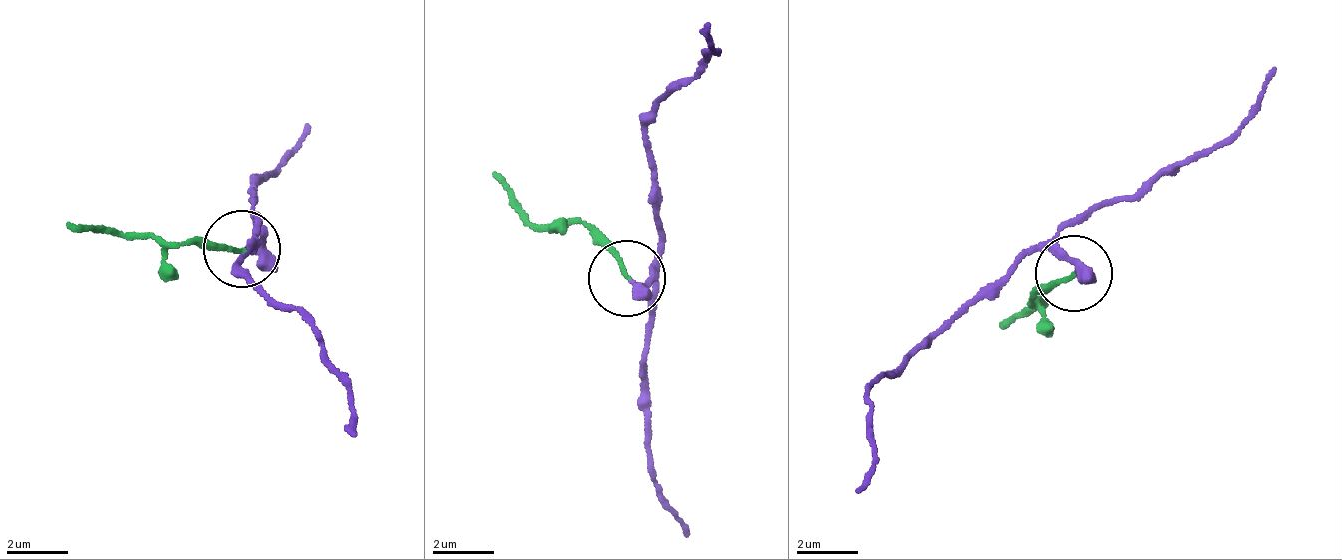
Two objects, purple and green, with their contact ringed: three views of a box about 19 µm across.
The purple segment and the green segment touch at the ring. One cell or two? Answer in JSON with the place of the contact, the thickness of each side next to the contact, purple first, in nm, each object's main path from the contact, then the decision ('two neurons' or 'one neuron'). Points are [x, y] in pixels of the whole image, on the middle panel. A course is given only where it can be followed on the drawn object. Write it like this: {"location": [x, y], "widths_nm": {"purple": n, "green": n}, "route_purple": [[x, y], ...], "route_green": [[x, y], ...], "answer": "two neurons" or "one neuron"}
{"location": [627, 278], "widths_nm": {"purple": 360, "green": 130}, "route_purple": [[633, 280], [652, 283], [660, 238], [644, 144], [661, 101], [687, 88], [706, 55], [716, 56], [705, 25]], "route_green": [[626, 280], [580, 224], [531, 225], [495, 170]], "answer": "two neurons"}

